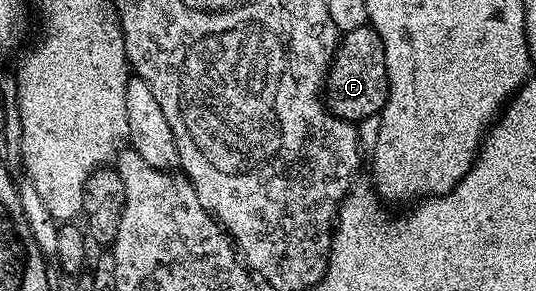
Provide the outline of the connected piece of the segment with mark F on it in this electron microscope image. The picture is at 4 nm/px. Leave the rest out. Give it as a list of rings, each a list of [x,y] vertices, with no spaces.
[[[369,23],[357,27],[357,31],[342,34],[327,71],[325,100],[332,113],[352,123],[382,114],[387,102],[385,43],[381,43],[381,35],[377,35],[377,31]]]

